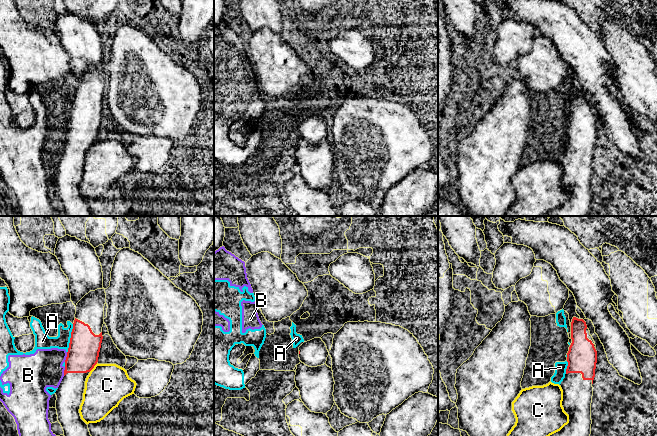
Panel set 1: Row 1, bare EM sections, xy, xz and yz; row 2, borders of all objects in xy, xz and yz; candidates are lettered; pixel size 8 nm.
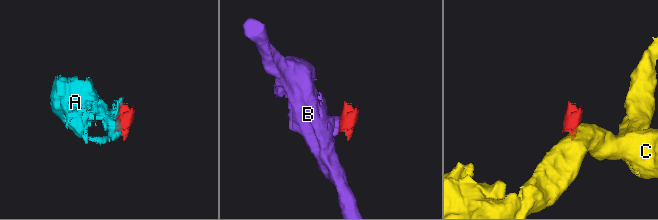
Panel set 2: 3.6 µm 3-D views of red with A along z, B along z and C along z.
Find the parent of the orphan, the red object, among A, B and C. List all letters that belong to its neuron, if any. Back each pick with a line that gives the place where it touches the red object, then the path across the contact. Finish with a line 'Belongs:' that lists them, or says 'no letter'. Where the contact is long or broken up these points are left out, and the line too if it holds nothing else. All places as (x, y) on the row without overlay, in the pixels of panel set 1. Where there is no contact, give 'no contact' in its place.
Belongs: no letter

